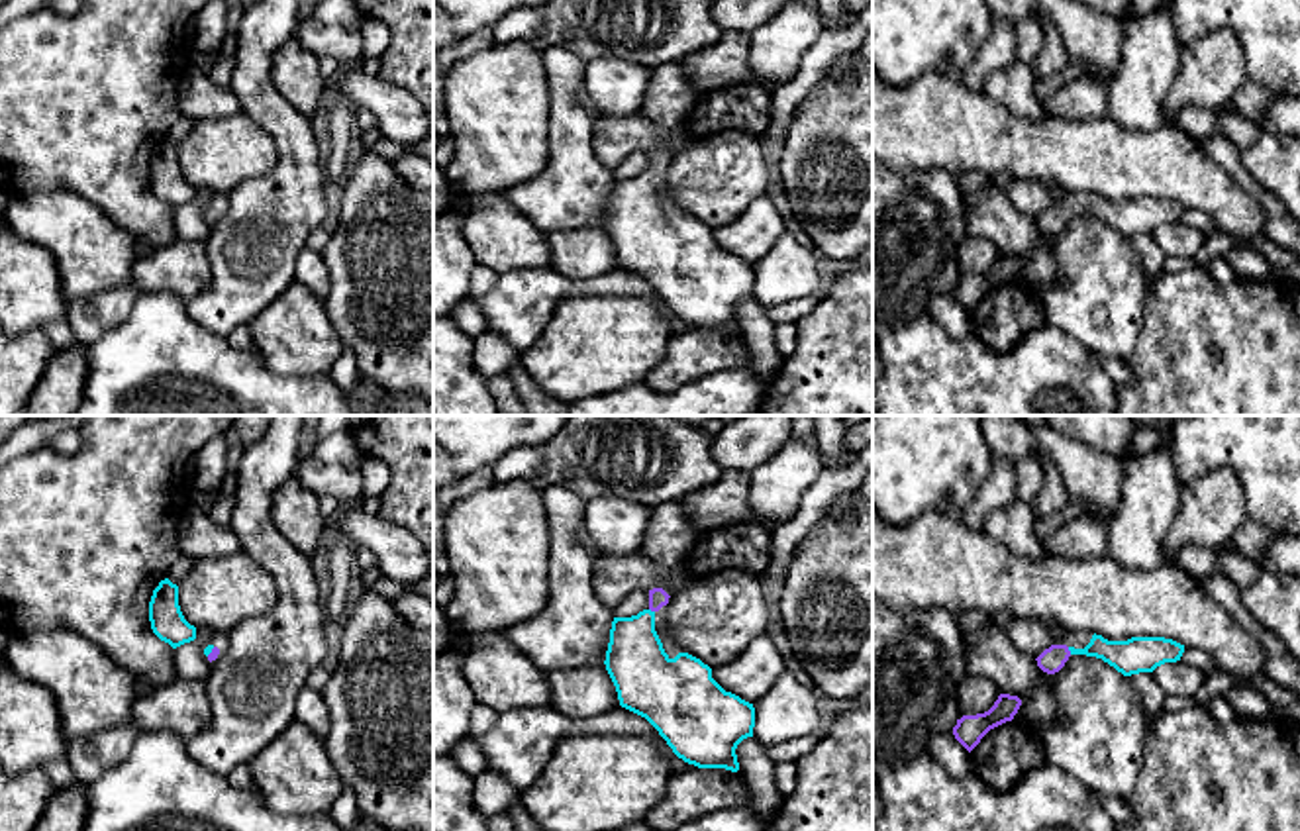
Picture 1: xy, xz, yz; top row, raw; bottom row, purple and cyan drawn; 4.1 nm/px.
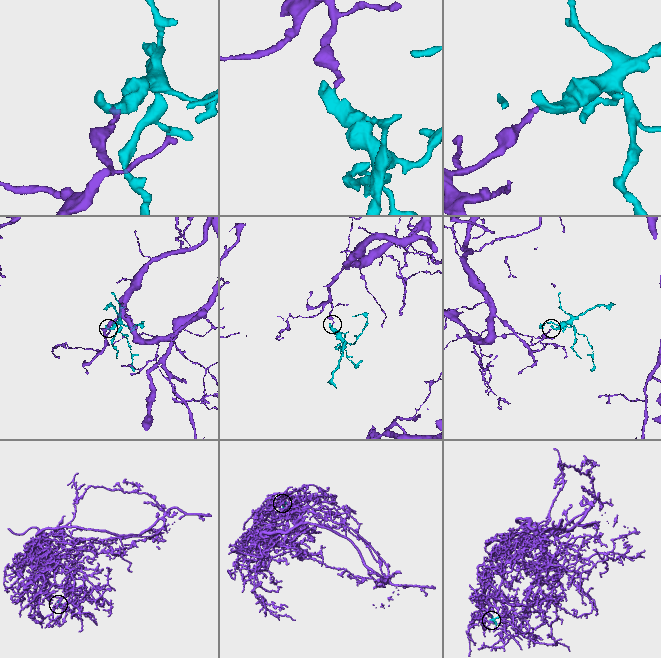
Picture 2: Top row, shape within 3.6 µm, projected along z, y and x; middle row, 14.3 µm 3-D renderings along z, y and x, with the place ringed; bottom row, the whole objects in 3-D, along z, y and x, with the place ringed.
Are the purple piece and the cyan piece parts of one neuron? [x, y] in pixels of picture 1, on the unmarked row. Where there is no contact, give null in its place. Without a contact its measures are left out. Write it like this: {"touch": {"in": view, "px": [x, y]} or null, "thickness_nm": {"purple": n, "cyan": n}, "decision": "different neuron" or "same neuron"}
{"touch": {"in": "yz", "px": [1069, 212]}, "thickness_nm": {"purple": 100, "cyan": 140}, "decision": "same neuron"}

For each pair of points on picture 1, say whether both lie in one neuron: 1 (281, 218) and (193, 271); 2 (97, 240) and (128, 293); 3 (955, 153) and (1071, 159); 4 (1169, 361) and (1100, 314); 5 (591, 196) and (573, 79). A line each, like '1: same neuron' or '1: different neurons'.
1: different neurons
2: different neurons
3: same neuron
4: different neurons
5: same neuron

